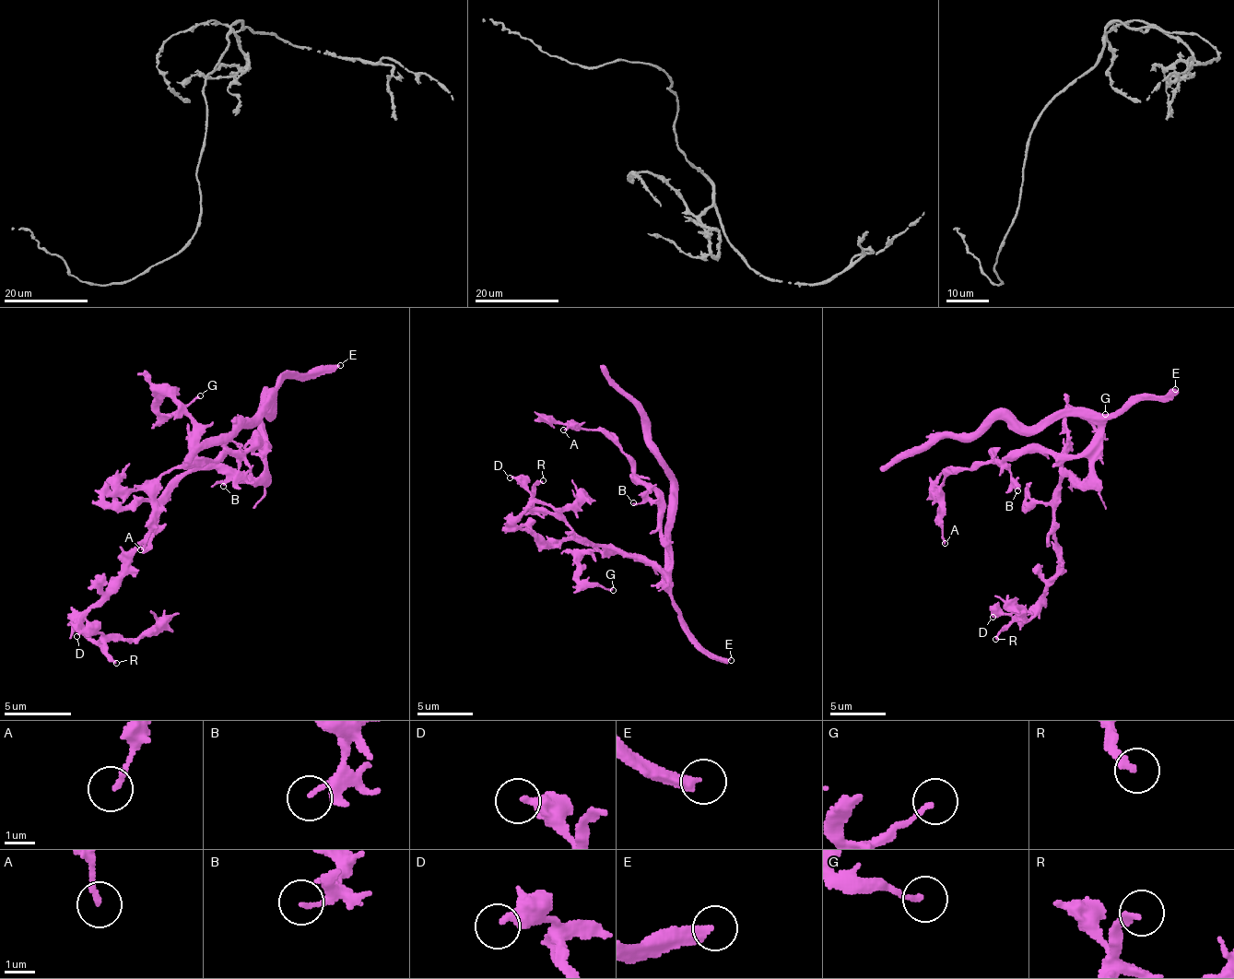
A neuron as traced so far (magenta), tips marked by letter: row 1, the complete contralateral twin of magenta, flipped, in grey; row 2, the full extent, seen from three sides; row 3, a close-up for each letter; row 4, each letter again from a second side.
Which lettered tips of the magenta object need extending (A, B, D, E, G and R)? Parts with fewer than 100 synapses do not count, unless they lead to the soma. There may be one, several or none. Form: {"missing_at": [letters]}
{"missing_at": ["E"]}

